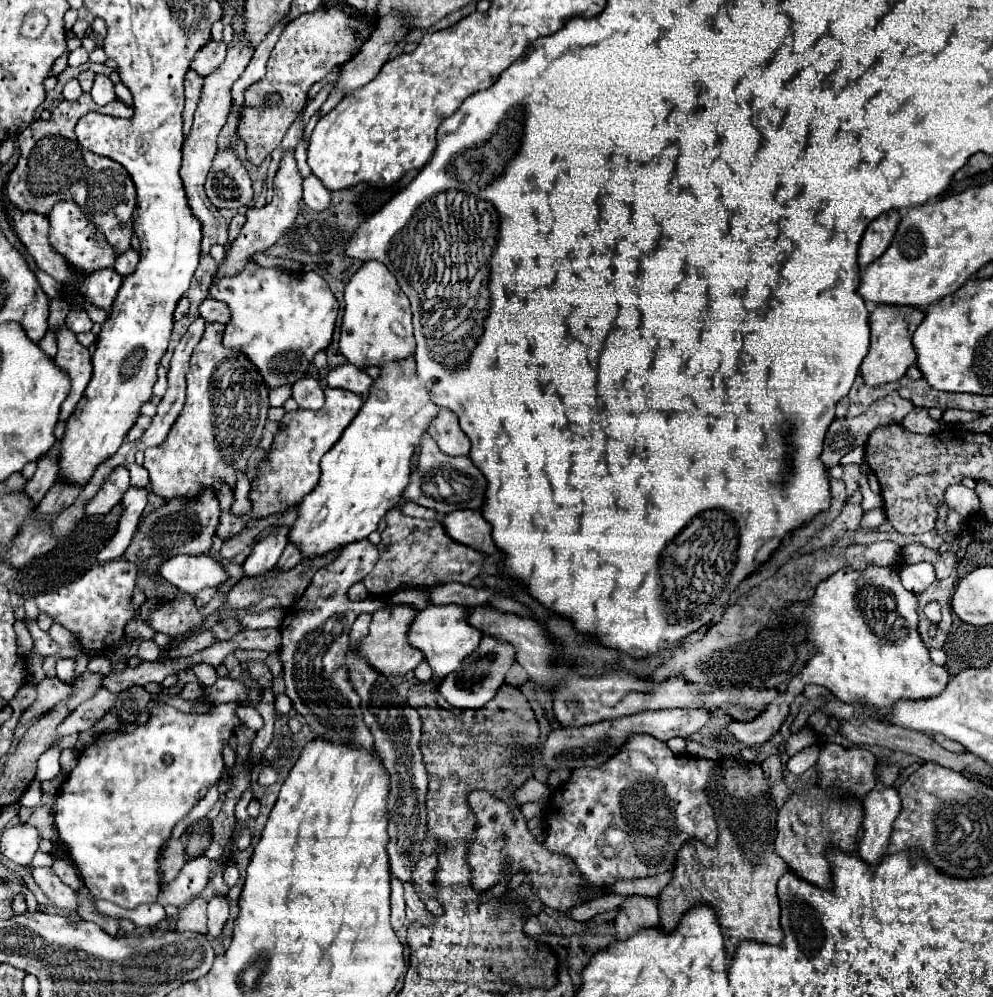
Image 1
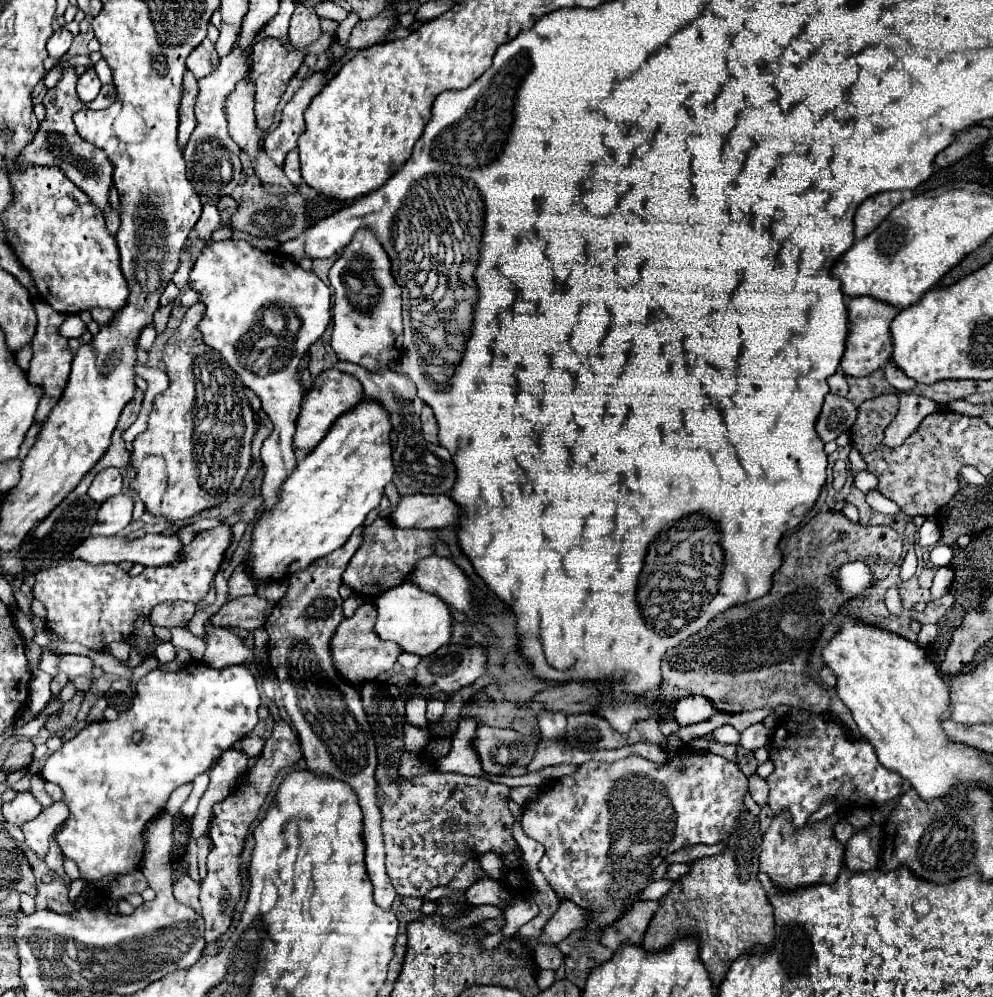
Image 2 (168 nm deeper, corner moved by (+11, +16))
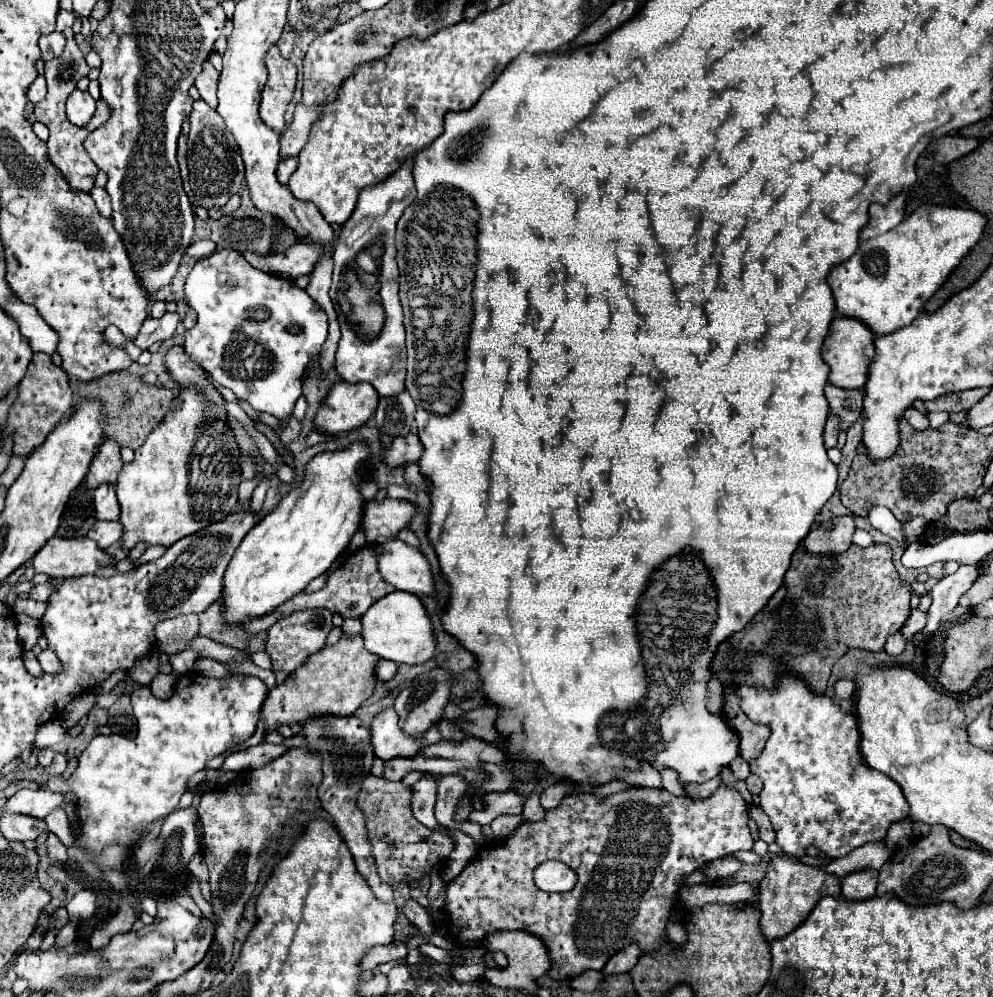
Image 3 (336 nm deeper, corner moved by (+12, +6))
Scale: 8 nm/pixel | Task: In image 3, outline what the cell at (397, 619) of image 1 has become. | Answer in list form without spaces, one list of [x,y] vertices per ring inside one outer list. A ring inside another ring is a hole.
[[[342,634],[338,644],[326,646],[318,654],[312,654],[294,674],[270,690],[262,706],[264,734],[278,730],[280,726],[304,724],[314,716],[352,716],[356,708],[372,696],[376,686],[376,662],[376,654],[370,654],[364,648],[362,636]]]

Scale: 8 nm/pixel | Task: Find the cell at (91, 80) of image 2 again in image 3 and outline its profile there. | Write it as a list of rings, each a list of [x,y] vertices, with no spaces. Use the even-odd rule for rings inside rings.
[[[74,90],[66,100],[66,116],[74,126],[86,126],[96,110],[96,100],[82,90]]]

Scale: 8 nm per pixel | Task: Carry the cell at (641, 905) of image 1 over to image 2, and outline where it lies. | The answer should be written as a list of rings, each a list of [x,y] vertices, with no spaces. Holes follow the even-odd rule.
[[[646,900],[635,902],[633,906],[629,906],[623,916],[619,920],[615,920],[615,924],[609,924],[601,930],[601,944],[609,946],[611,950],[617,950],[621,942],[633,942],[639,944],[647,924],[651,920],[659,907],[658,901]]]

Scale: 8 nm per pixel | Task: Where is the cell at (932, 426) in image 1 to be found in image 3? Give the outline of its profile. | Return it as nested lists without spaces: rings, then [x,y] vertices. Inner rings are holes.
[[[908,408],[904,412],[904,418],[916,428],[916,430],[926,430],[928,428],[928,418],[924,414],[920,414],[916,408]]]

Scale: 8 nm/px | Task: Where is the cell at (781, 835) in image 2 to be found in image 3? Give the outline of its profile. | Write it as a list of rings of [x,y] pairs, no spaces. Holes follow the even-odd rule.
[[[778,854],[768,862],[766,876],[760,882],[760,932],[762,936],[772,942],[796,930],[806,916],[812,912],[816,902],[824,896],[840,898],[840,880],[834,874],[824,872],[822,868],[798,864],[796,858]]]

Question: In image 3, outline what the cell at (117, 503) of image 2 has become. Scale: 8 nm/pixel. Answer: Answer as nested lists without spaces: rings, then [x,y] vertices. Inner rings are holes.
[[[96,522],[90,530],[88,530],[88,538],[92,538],[98,548],[108,548],[110,544],[118,542],[122,536],[122,526],[120,522]]]

